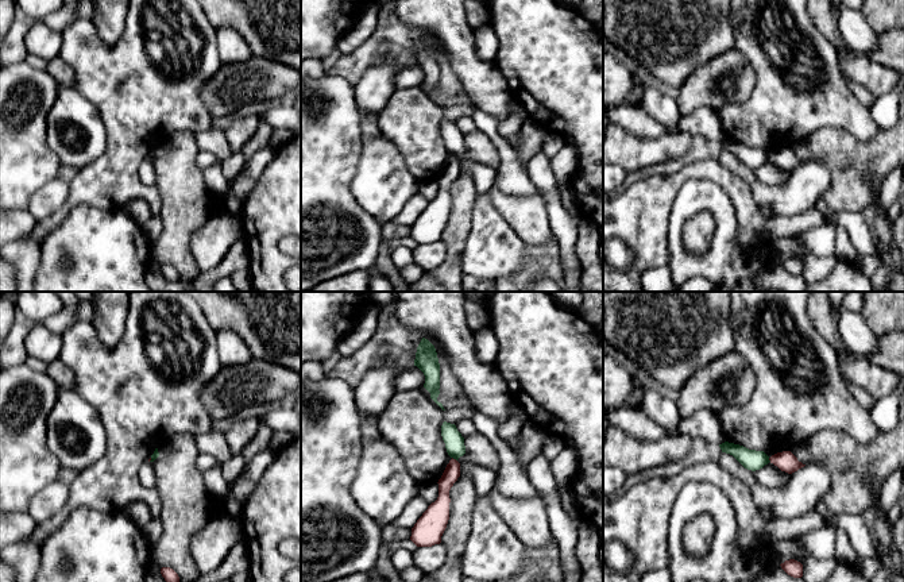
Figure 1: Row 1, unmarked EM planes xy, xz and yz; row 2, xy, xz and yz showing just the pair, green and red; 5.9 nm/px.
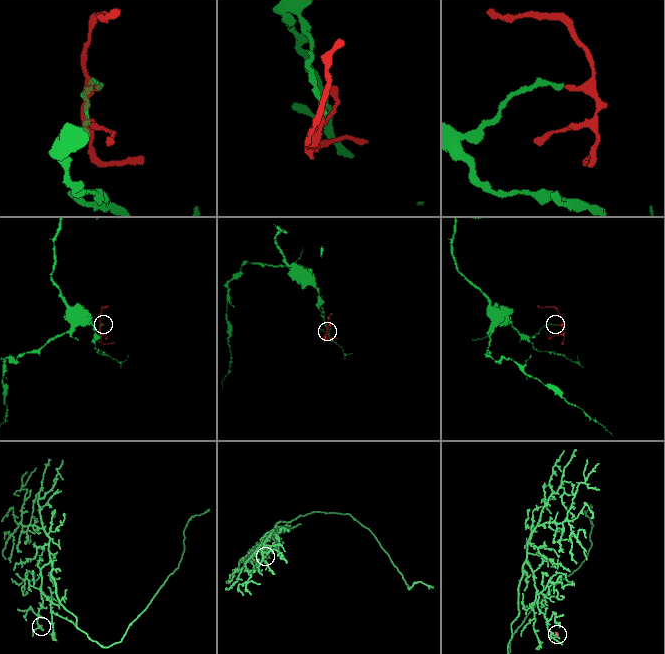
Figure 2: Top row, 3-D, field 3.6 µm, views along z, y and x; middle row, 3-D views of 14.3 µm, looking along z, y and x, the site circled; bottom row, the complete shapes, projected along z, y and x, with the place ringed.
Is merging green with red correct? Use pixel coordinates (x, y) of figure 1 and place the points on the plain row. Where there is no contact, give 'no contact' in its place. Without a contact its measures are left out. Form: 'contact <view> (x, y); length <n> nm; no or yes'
contact xz (455, 155); length 40 nm; no

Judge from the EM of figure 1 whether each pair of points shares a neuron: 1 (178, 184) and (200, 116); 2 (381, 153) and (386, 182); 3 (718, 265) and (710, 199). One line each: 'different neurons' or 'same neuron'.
1: different neurons
2: same neuron
3: same neuron

